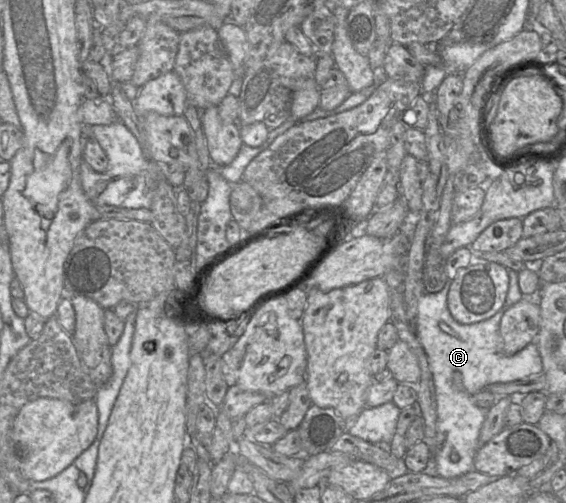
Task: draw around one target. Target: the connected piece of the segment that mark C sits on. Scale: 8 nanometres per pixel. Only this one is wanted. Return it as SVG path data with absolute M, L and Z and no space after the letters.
M508 269L508 274L509 288L504 306L489 319L477 323L461 324L449 312L447 296L452 281L447 280L438 293L423 293L419 300L414 331L427 355L428 366L433 376L438 415L435 448L433 456L429 459L429 468L443 478L454 478L475 470L474 458L479 450L480 430L488 410L476 406L472 402L472 396L490 384L513 382L543 372L542 359L534 343L528 344L513 356L506 356L503 352L503 339L500 335L501 318L510 306L523 298L519 288L518 273Z

